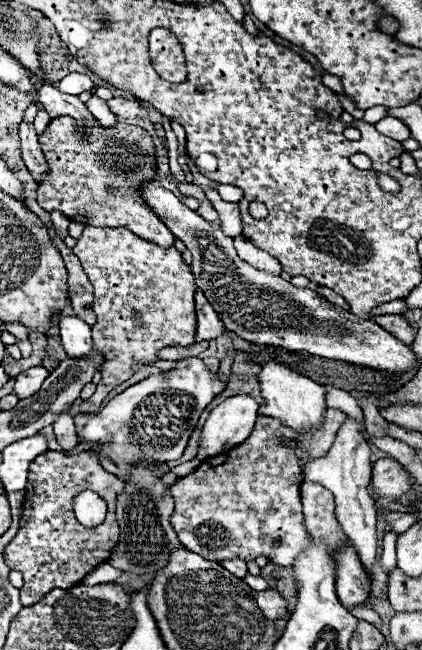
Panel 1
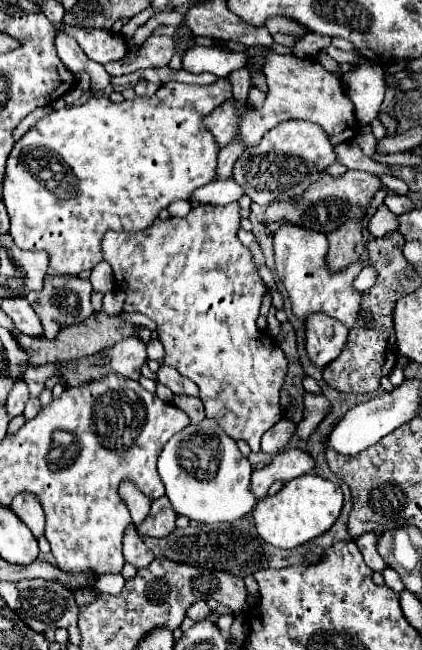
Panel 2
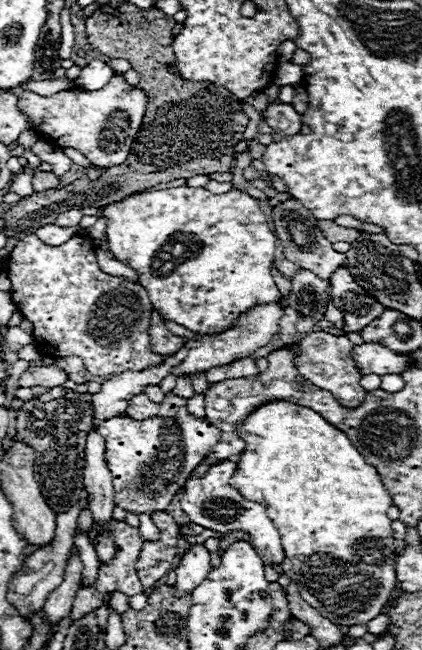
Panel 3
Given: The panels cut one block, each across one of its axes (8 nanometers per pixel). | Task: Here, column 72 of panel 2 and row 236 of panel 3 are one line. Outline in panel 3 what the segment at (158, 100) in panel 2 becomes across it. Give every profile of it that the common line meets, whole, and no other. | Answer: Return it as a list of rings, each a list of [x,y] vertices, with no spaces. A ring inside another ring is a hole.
[[[188,186],[142,192],[106,206],[100,214],[108,220],[106,240],[110,254],[136,270],[140,284],[148,290],[152,306],[164,318],[192,332],[210,336],[220,334],[256,304],[270,304],[282,296],[270,274],[276,236],[258,202],[242,190],[232,188],[216,196],[206,188]]]

